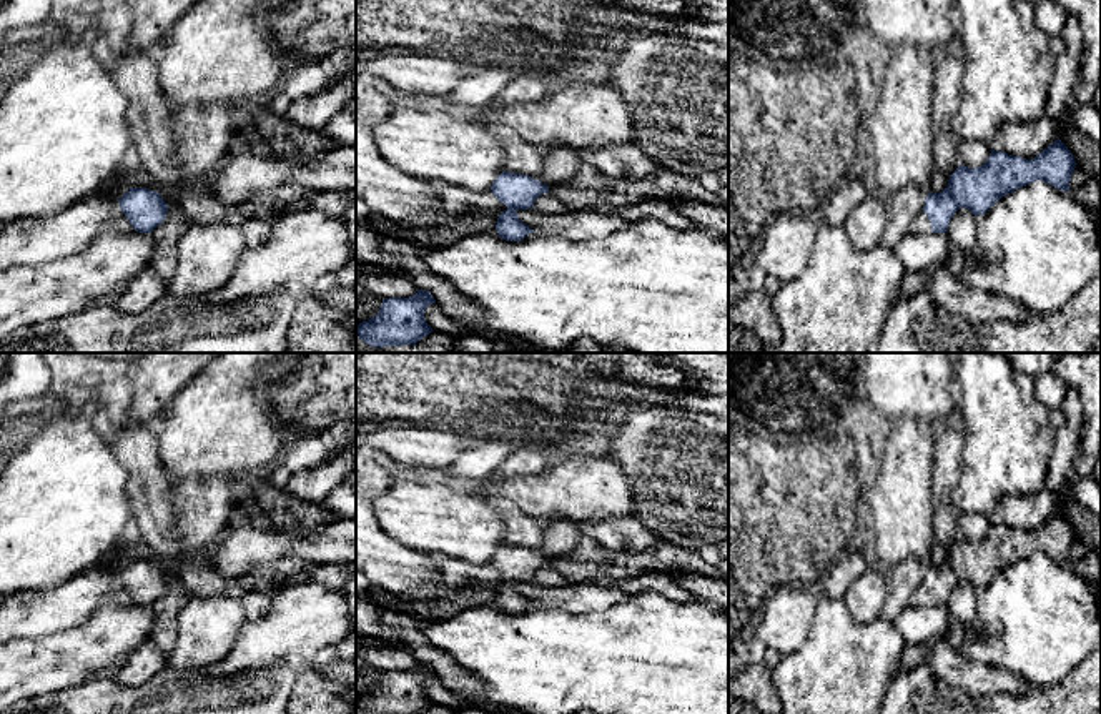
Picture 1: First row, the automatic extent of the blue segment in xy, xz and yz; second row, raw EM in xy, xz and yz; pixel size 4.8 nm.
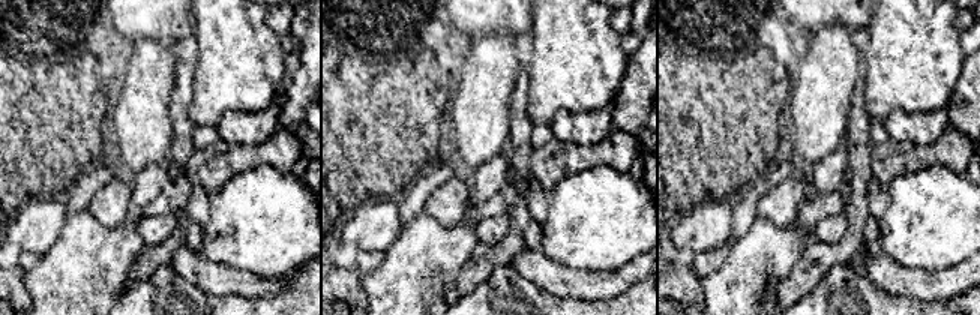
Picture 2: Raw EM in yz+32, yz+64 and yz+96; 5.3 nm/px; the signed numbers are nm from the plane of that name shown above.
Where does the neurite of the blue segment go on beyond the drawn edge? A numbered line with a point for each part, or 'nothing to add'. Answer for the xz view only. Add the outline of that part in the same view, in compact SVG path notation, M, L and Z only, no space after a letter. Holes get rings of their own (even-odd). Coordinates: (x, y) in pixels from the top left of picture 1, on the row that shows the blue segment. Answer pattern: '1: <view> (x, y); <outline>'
1: xz (561, 162); M552 143L544 150L542 171L536 176L527 176L542 181L547 186L570 180L582 165L580 151L564 143Z

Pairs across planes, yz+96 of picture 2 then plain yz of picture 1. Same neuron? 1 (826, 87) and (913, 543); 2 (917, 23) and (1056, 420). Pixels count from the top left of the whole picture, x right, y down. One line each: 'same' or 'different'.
1: same
2: different

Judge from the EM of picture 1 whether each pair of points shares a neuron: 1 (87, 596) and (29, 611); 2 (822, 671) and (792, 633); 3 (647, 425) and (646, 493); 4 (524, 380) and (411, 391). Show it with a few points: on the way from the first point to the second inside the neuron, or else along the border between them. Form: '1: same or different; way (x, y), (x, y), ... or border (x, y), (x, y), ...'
1: same; way (72, 603), (55, 611), (44, 611)
2: different; border (815, 608), (807, 638), (782, 654)
3: same; way (647, 441), (647, 476)
4: same; way (496, 380), (439, 380)

